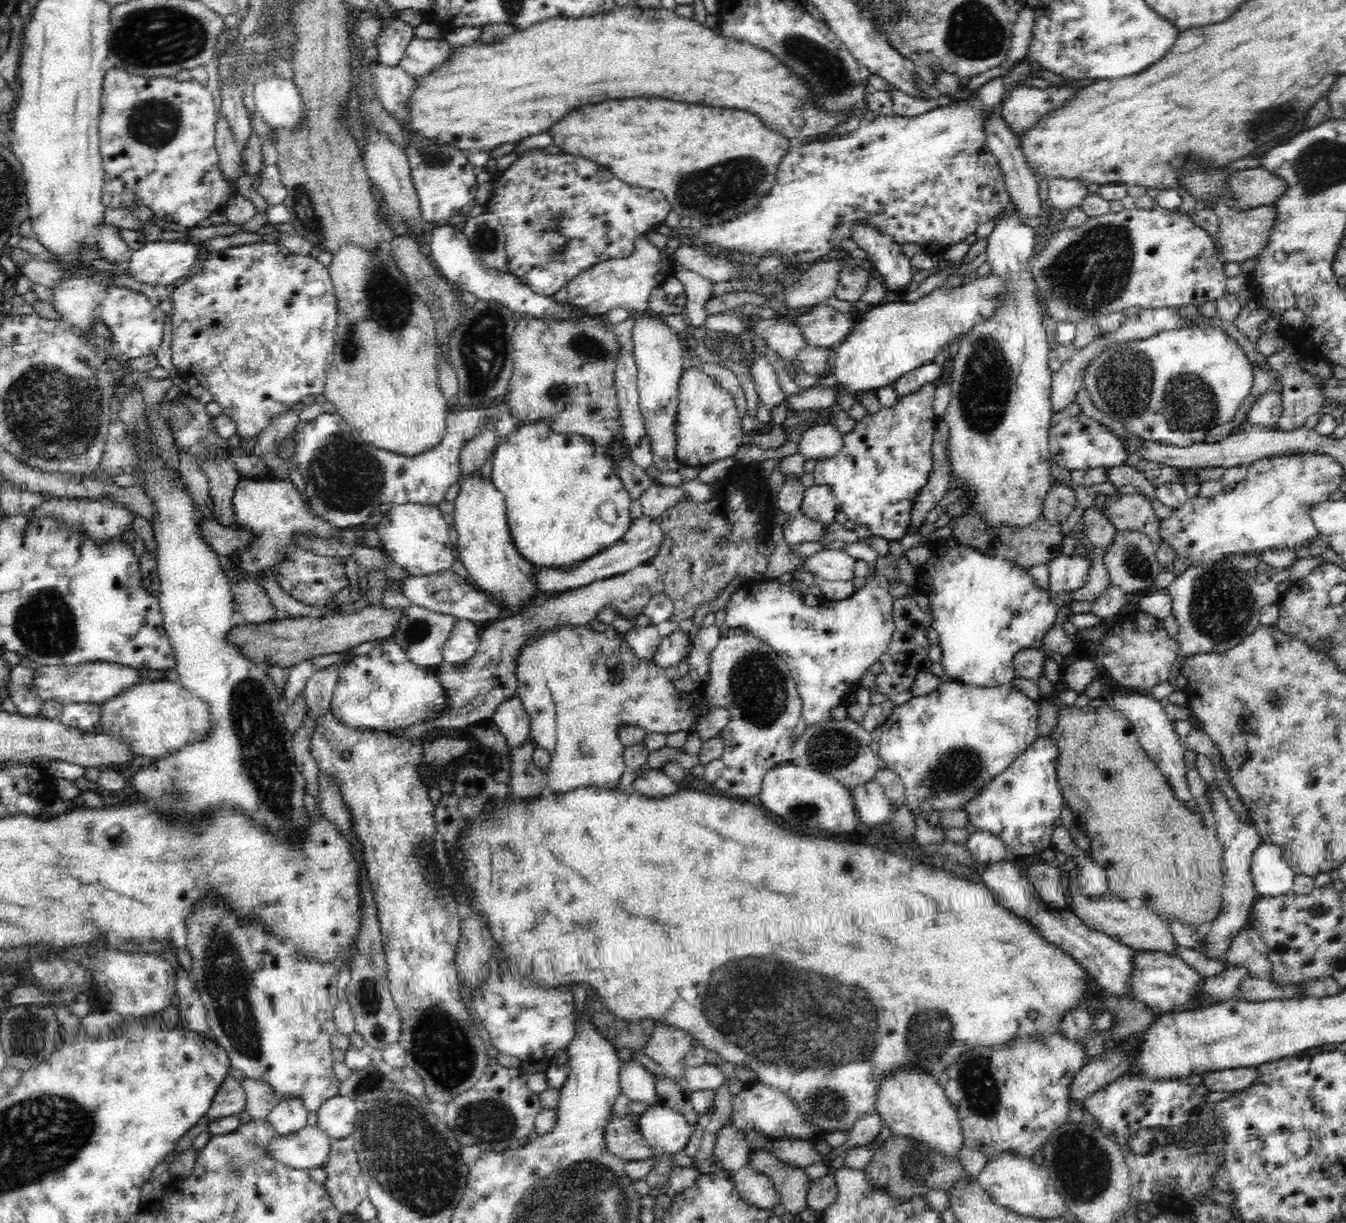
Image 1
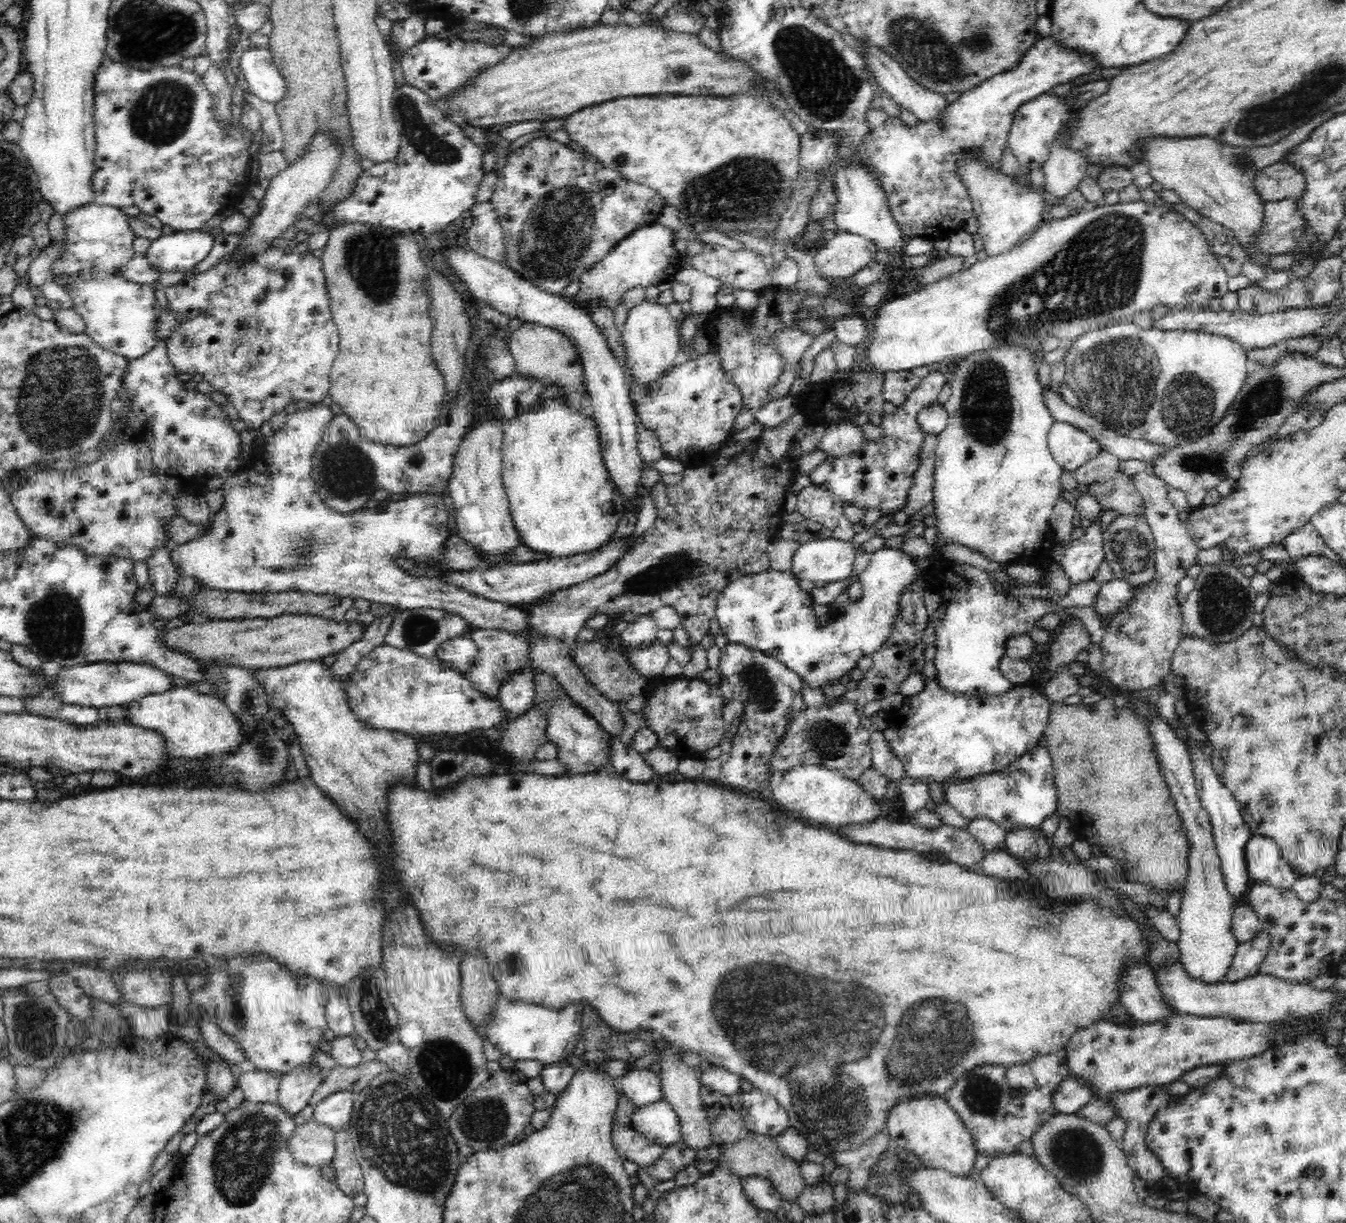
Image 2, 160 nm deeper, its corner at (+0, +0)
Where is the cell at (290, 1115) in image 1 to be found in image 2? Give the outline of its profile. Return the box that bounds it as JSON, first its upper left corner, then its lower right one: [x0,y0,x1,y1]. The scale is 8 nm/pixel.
[277,1063,324,1118]

